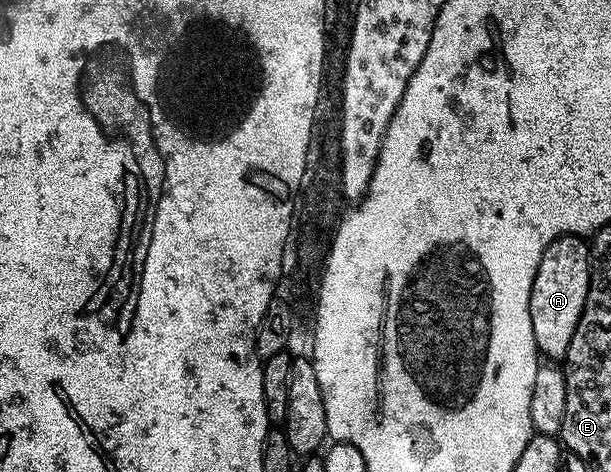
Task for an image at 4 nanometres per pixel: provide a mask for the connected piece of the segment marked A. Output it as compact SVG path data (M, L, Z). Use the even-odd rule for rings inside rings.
M558 237L545 251L533 279L533 291L529 295L529 315L533 319L533 339L540 354L547 359L566 358L573 331L583 314L585 299L591 282L591 251L588 242L581 237Z

